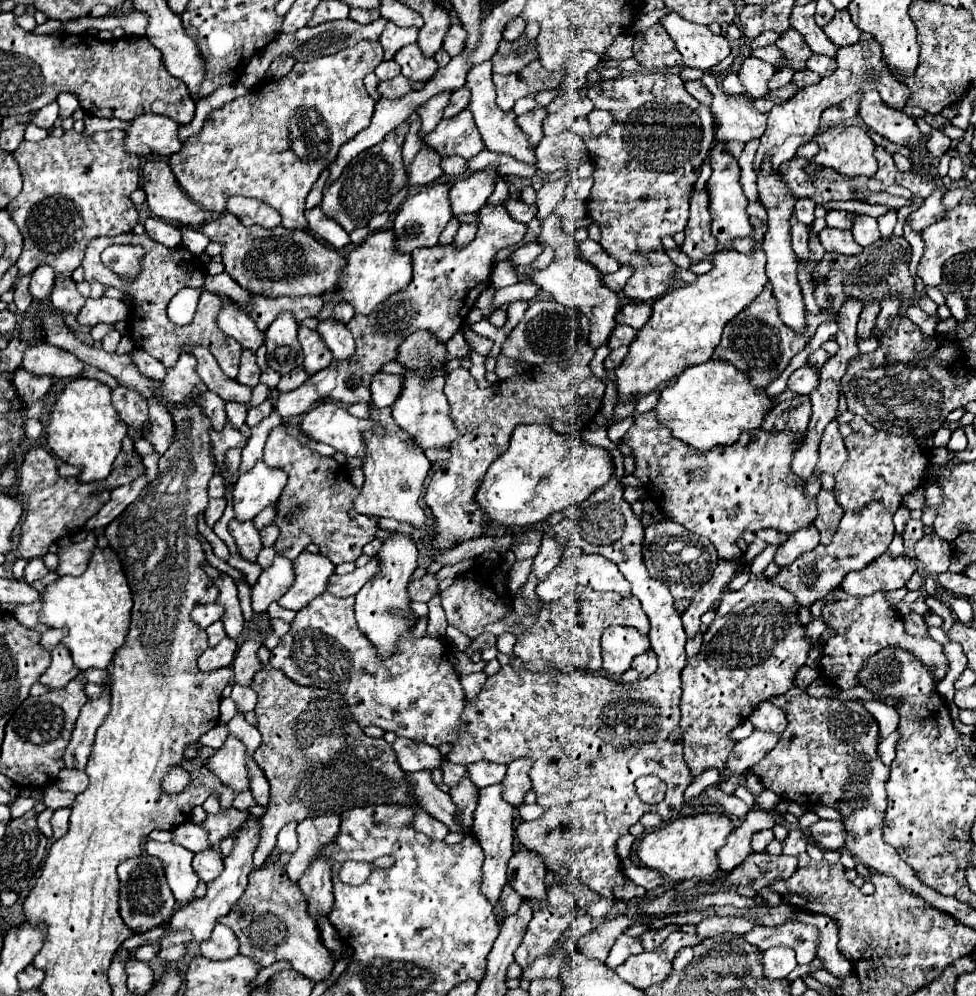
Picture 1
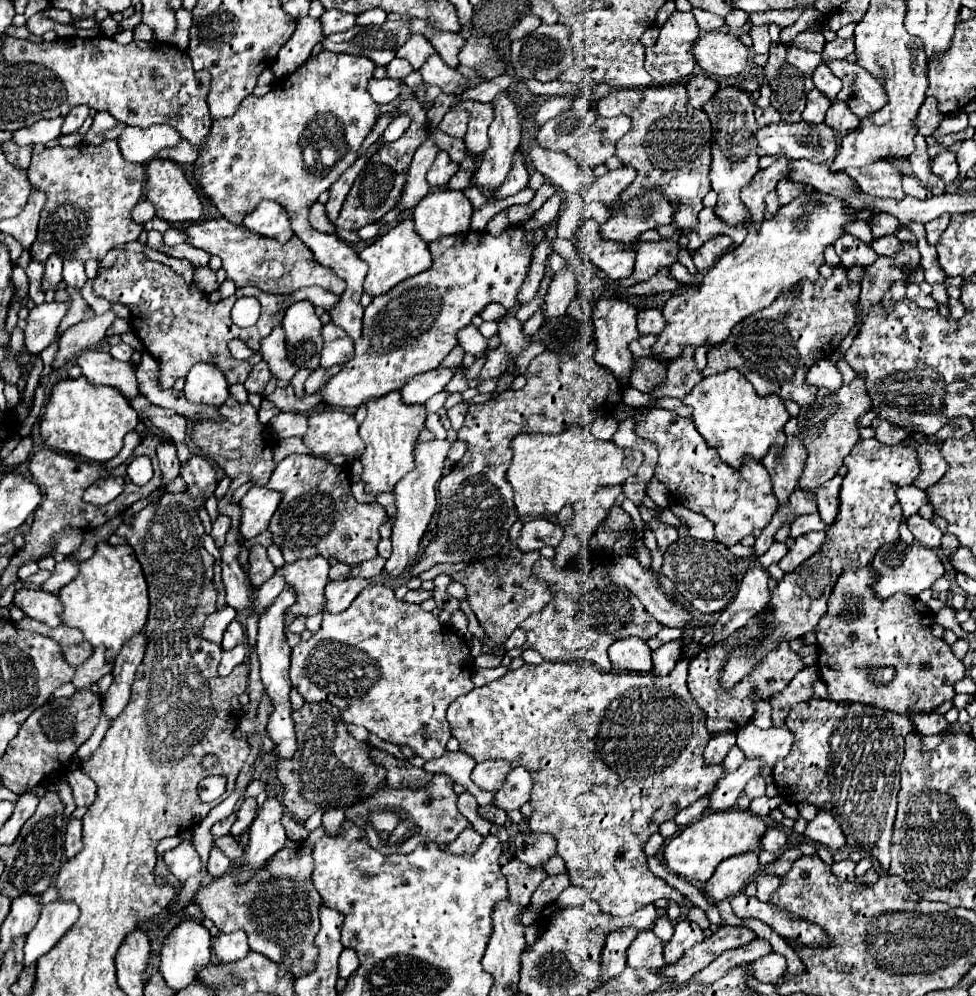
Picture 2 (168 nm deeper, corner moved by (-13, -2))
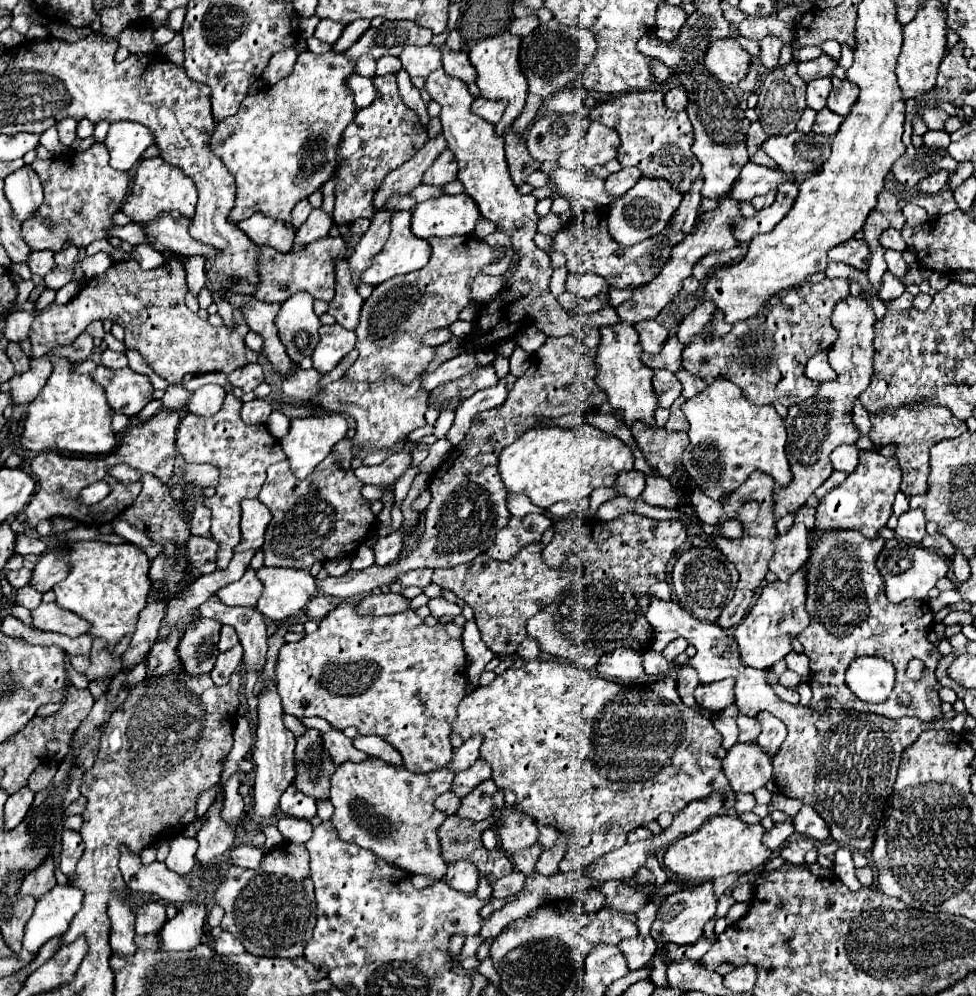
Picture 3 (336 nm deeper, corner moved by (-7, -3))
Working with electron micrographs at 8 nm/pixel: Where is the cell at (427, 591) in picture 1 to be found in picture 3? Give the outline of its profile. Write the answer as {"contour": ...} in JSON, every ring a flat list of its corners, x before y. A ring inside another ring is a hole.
{"contour":[[375,593,375,595,365,595,359,601,357,611,363,615,389,615,389,613,399,613,409,609,409,599,399,595,399,593]]}

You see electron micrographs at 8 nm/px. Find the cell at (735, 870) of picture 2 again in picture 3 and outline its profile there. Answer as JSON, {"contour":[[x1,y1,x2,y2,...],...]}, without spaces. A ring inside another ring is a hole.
{"contour":[[705,881,687,891,673,893,665,897,661,907,657,909,657,919,651,927,651,937,659,943,667,943,667,941,673,941,677,945,695,943,703,935,705,923,715,915,715,909,717,909,717,897,713,891,713,881]]}

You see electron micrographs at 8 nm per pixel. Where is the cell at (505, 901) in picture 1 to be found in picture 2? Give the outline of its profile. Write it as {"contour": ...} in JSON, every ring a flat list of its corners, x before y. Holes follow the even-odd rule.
{"contour":[[517,858,503,866,503,874,509,884,509,900,519,906,527,906,535,888,547,878,545,870,531,870,531,866,523,866]]}

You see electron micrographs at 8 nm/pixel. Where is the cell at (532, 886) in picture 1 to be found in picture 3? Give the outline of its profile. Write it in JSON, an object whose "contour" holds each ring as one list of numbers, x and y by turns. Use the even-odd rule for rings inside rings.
{"contour":[[515,807,501,811,501,819,495,825,495,833,501,841,501,849,509,851,509,855,515,855,539,843,537,825,527,815,521,815,521,811,517,811]]}

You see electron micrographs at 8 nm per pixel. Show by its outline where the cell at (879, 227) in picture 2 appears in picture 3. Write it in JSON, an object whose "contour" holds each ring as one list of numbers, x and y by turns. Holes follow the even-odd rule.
{"contour":[[885,229,881,233,881,245,885,249,897,249,897,251,903,251,907,247,901,237,901,231,897,231,897,229]]}

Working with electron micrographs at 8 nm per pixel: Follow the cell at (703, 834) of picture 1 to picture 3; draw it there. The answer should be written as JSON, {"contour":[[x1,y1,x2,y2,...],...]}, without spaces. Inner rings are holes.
{"contour":[[717,815,697,831,675,839,665,851,665,867,685,881,715,879,733,871,753,871,771,859,771,851,761,843,763,825,745,823,735,815]]}

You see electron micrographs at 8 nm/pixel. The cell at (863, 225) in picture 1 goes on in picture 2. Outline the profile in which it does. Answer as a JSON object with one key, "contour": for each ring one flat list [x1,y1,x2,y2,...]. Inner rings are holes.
{"contour":[[883,236,883,238,877,238,873,240,873,250,879,254,879,256,891,256,891,254,897,254,901,250,901,242,897,240,897,236]]}

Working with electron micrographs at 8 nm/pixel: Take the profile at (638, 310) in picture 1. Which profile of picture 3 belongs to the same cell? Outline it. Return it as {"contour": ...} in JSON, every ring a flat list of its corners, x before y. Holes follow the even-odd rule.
{"contour":[[645,319,645,321,639,321,635,325,635,331,639,333,639,341,643,345,643,351,647,353,657,353,661,349,661,345,667,341,669,333,665,327,661,327,657,321,653,319]]}

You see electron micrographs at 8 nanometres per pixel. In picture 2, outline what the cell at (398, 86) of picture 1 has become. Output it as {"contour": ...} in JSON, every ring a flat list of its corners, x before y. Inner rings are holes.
{"contour":[[383,78,383,80,371,80,367,84,367,90,371,94,371,98,379,104,389,104,393,102,399,92,401,92,401,82,399,80,389,80,389,78]]}

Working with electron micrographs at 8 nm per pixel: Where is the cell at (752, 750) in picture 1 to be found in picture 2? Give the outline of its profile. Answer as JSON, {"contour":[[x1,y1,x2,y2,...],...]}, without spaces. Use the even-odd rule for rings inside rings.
{"contour":[[745,760,741,768,737,768,733,774,727,774,723,780,719,780,715,790,709,794,709,810,721,812,721,810,733,808,737,796,745,788,745,784,751,778,755,778,759,774,759,770,761,770,759,760]]}

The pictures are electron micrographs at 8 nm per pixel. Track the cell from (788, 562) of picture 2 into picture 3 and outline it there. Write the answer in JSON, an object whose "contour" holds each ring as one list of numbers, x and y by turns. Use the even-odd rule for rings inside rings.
{"contour":[[793,525,787,535,779,535,775,539,775,553,769,563,769,571,777,575,777,579,789,579,793,571,797,571,809,559,809,531,805,525]]}

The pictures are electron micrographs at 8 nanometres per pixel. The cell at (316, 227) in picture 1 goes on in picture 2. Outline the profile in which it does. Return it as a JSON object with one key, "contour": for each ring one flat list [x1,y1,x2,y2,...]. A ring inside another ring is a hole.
{"contour":[[315,202,311,206,311,212,309,212,309,222,315,230,319,232,329,232,329,234,335,234,335,226,329,222,329,218,325,216,325,206,321,202]]}

